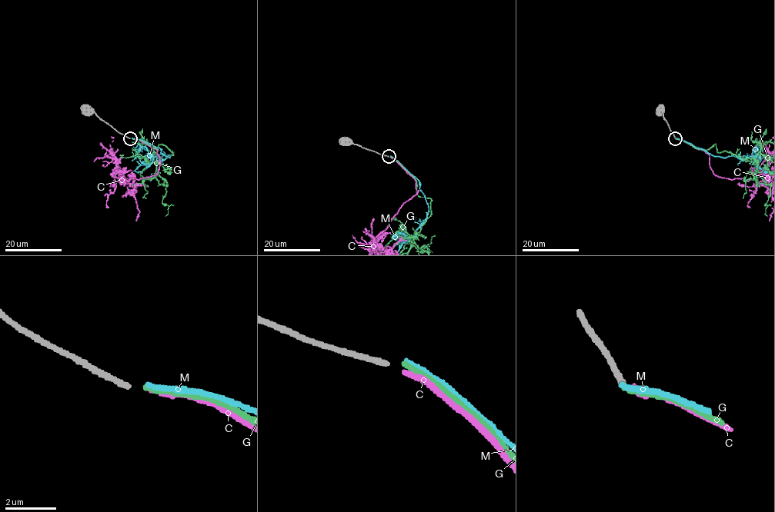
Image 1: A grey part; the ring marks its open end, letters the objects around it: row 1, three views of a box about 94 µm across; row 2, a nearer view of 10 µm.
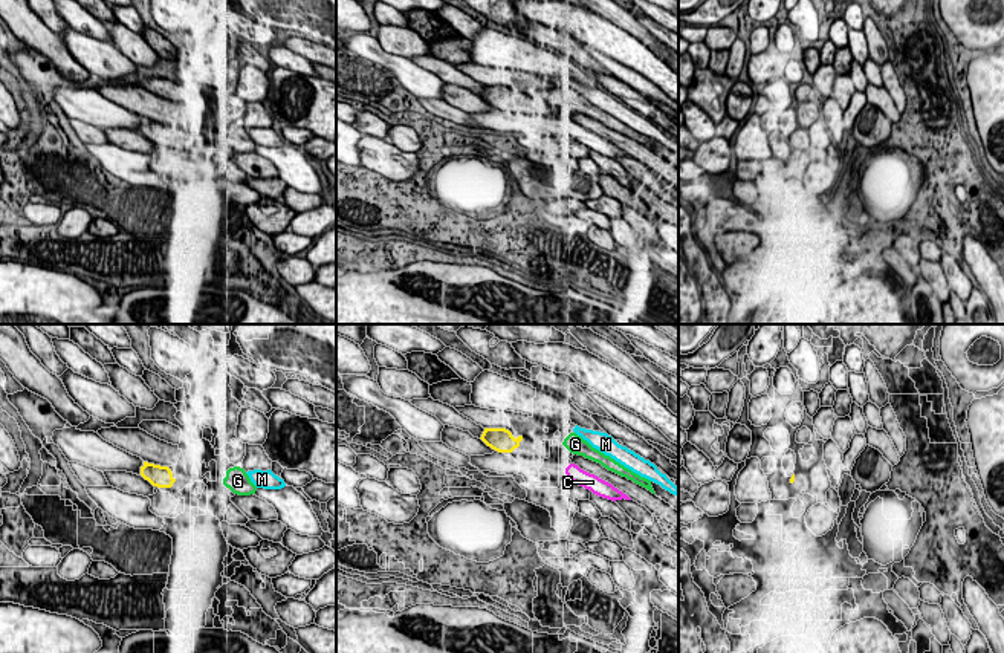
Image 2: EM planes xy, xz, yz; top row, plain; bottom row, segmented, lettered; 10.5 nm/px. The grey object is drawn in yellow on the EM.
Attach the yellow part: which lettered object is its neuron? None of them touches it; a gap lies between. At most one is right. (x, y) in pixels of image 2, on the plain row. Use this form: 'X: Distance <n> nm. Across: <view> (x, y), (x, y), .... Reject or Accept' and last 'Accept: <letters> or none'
C: Distance 550 nm. Across: xz (518, 103), (566, 126). Reject
G: Distance 440 nm. Across: xz (521, 97), (563, 100). Reject
M: Distance 550 nm. Across: xz (521, 94), (573, 87). Reject
Accept: none

